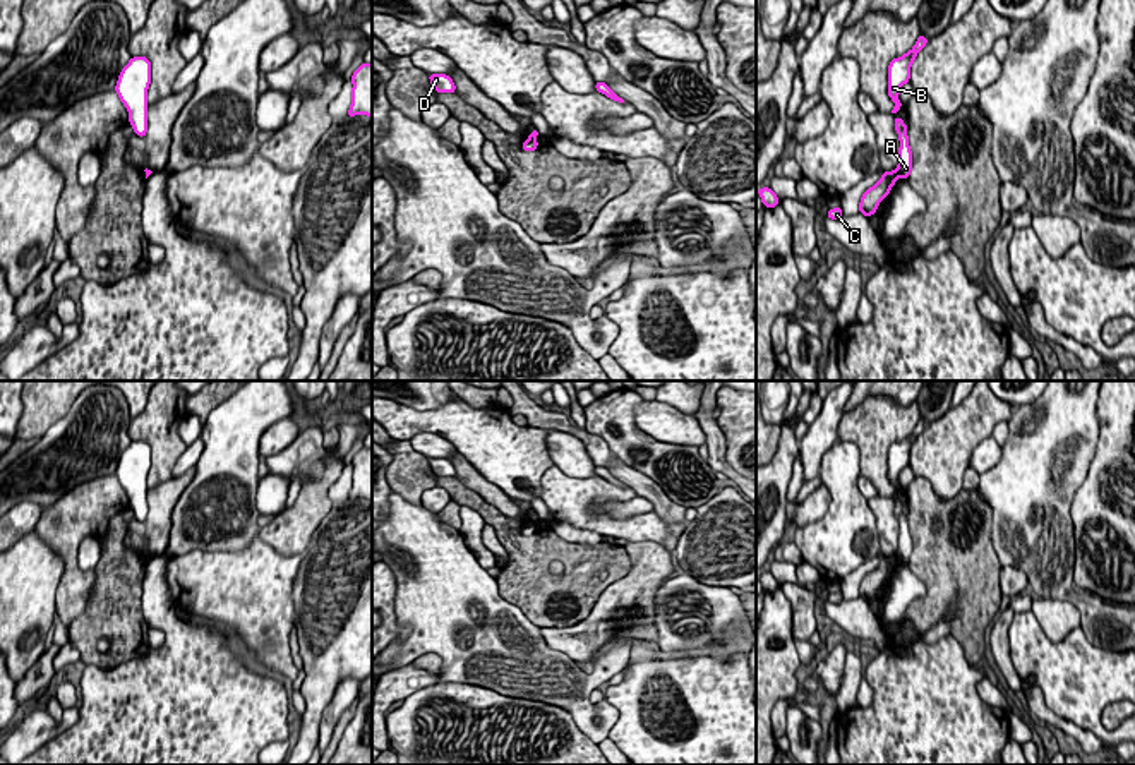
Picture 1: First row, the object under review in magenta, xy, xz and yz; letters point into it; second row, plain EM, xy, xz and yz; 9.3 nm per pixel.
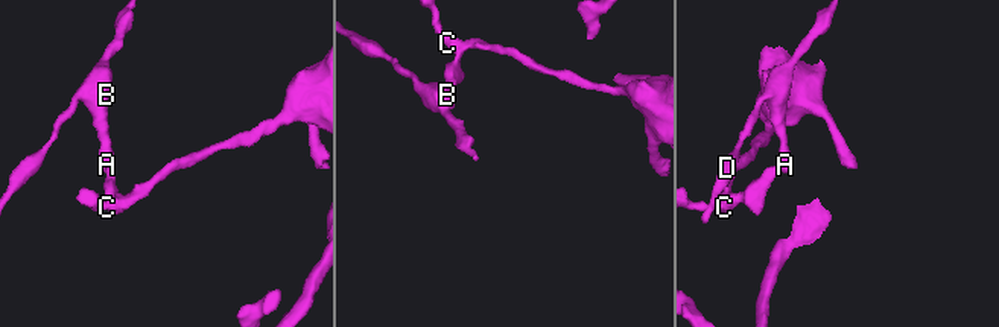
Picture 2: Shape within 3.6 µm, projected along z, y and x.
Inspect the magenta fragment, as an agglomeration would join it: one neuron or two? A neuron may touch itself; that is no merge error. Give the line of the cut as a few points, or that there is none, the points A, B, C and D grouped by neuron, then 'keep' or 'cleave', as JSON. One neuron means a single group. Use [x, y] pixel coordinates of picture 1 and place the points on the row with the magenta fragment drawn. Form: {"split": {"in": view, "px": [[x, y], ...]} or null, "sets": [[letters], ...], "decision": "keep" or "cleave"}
{"split": {"in": "yz", "px": [[895, 170], [899, 174]]}, "sets": [["A", "B", "D"], ["C"]], "decision": "cleave"}

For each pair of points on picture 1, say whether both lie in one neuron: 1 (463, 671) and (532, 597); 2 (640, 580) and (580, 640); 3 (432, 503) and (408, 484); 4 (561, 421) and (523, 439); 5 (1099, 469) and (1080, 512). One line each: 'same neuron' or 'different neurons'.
1: different neurons
2: same neuron
3: different neurons
4: different neurons
5: same neuron

